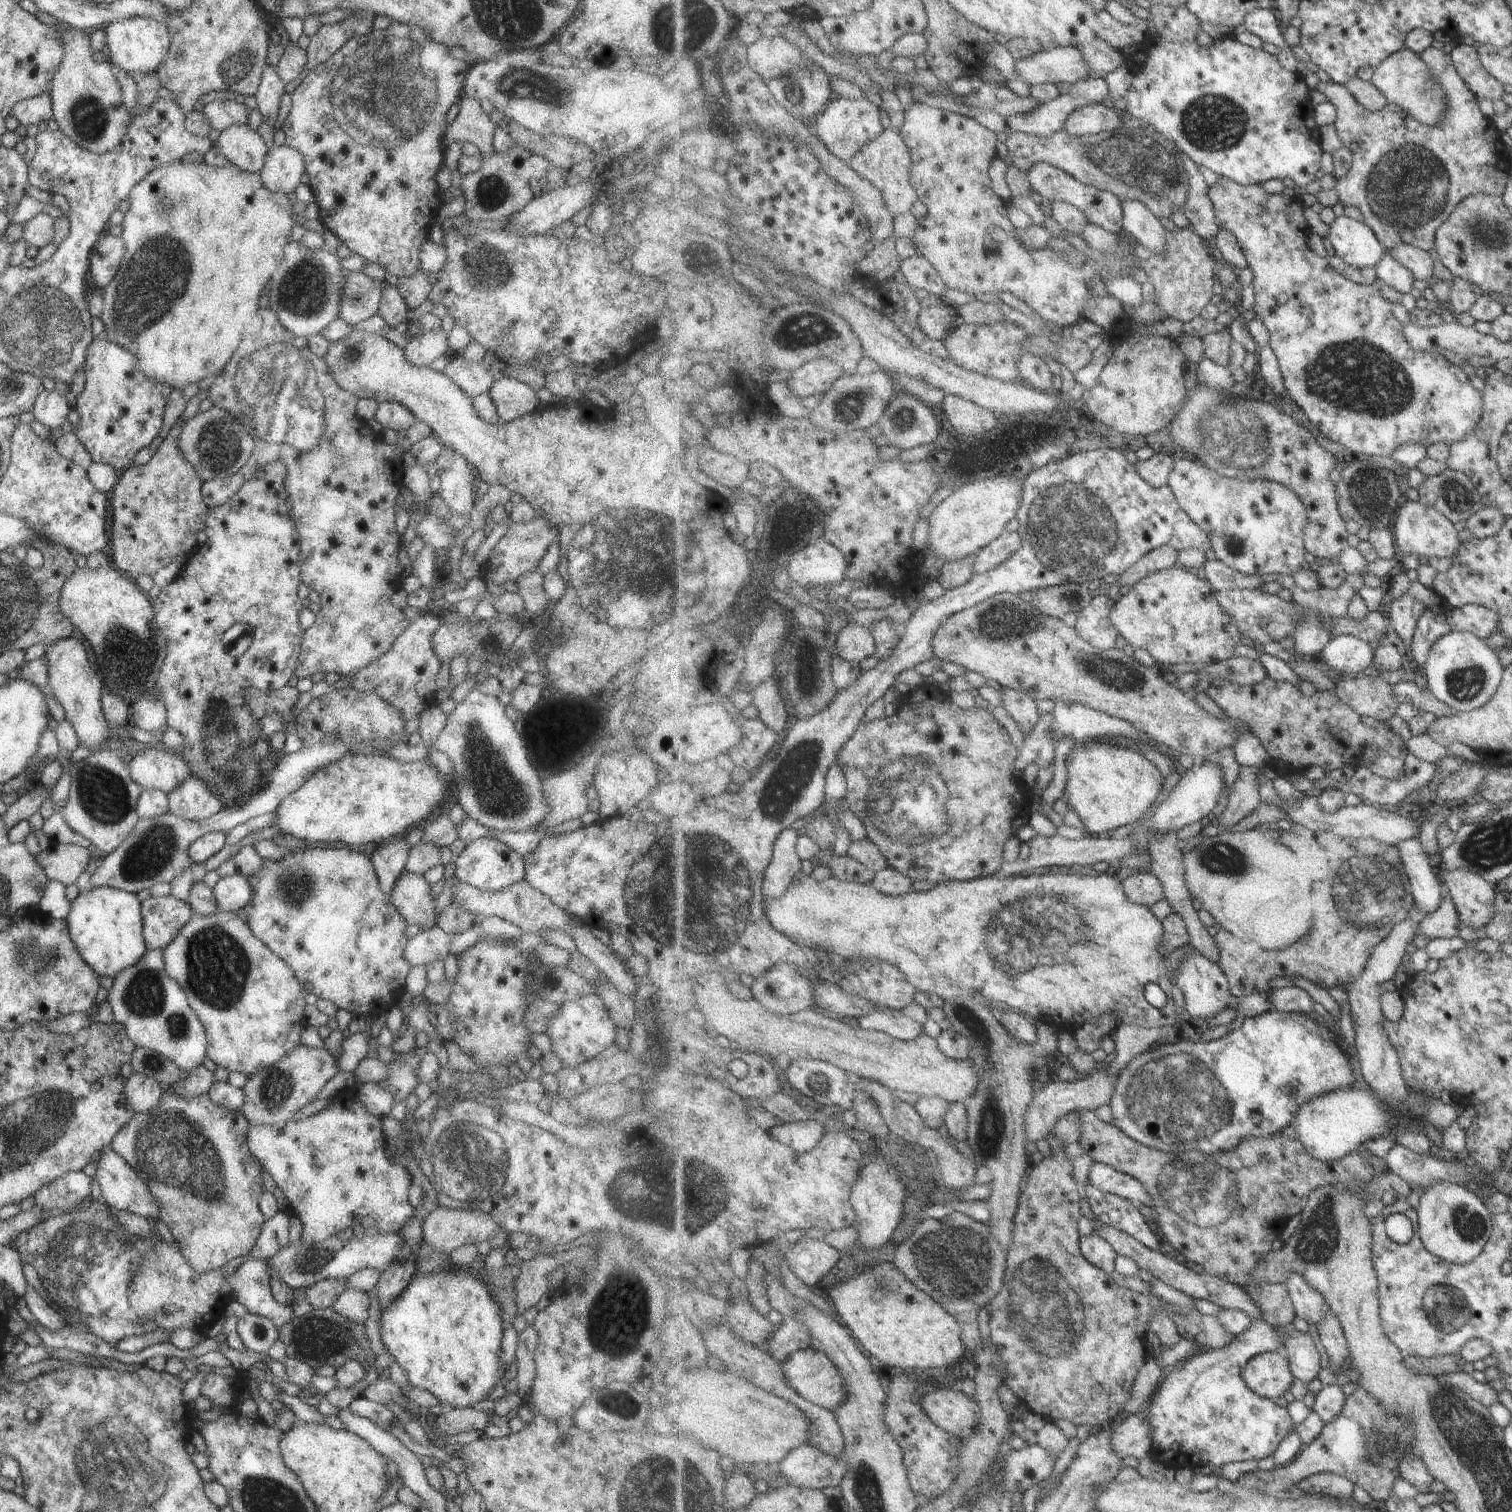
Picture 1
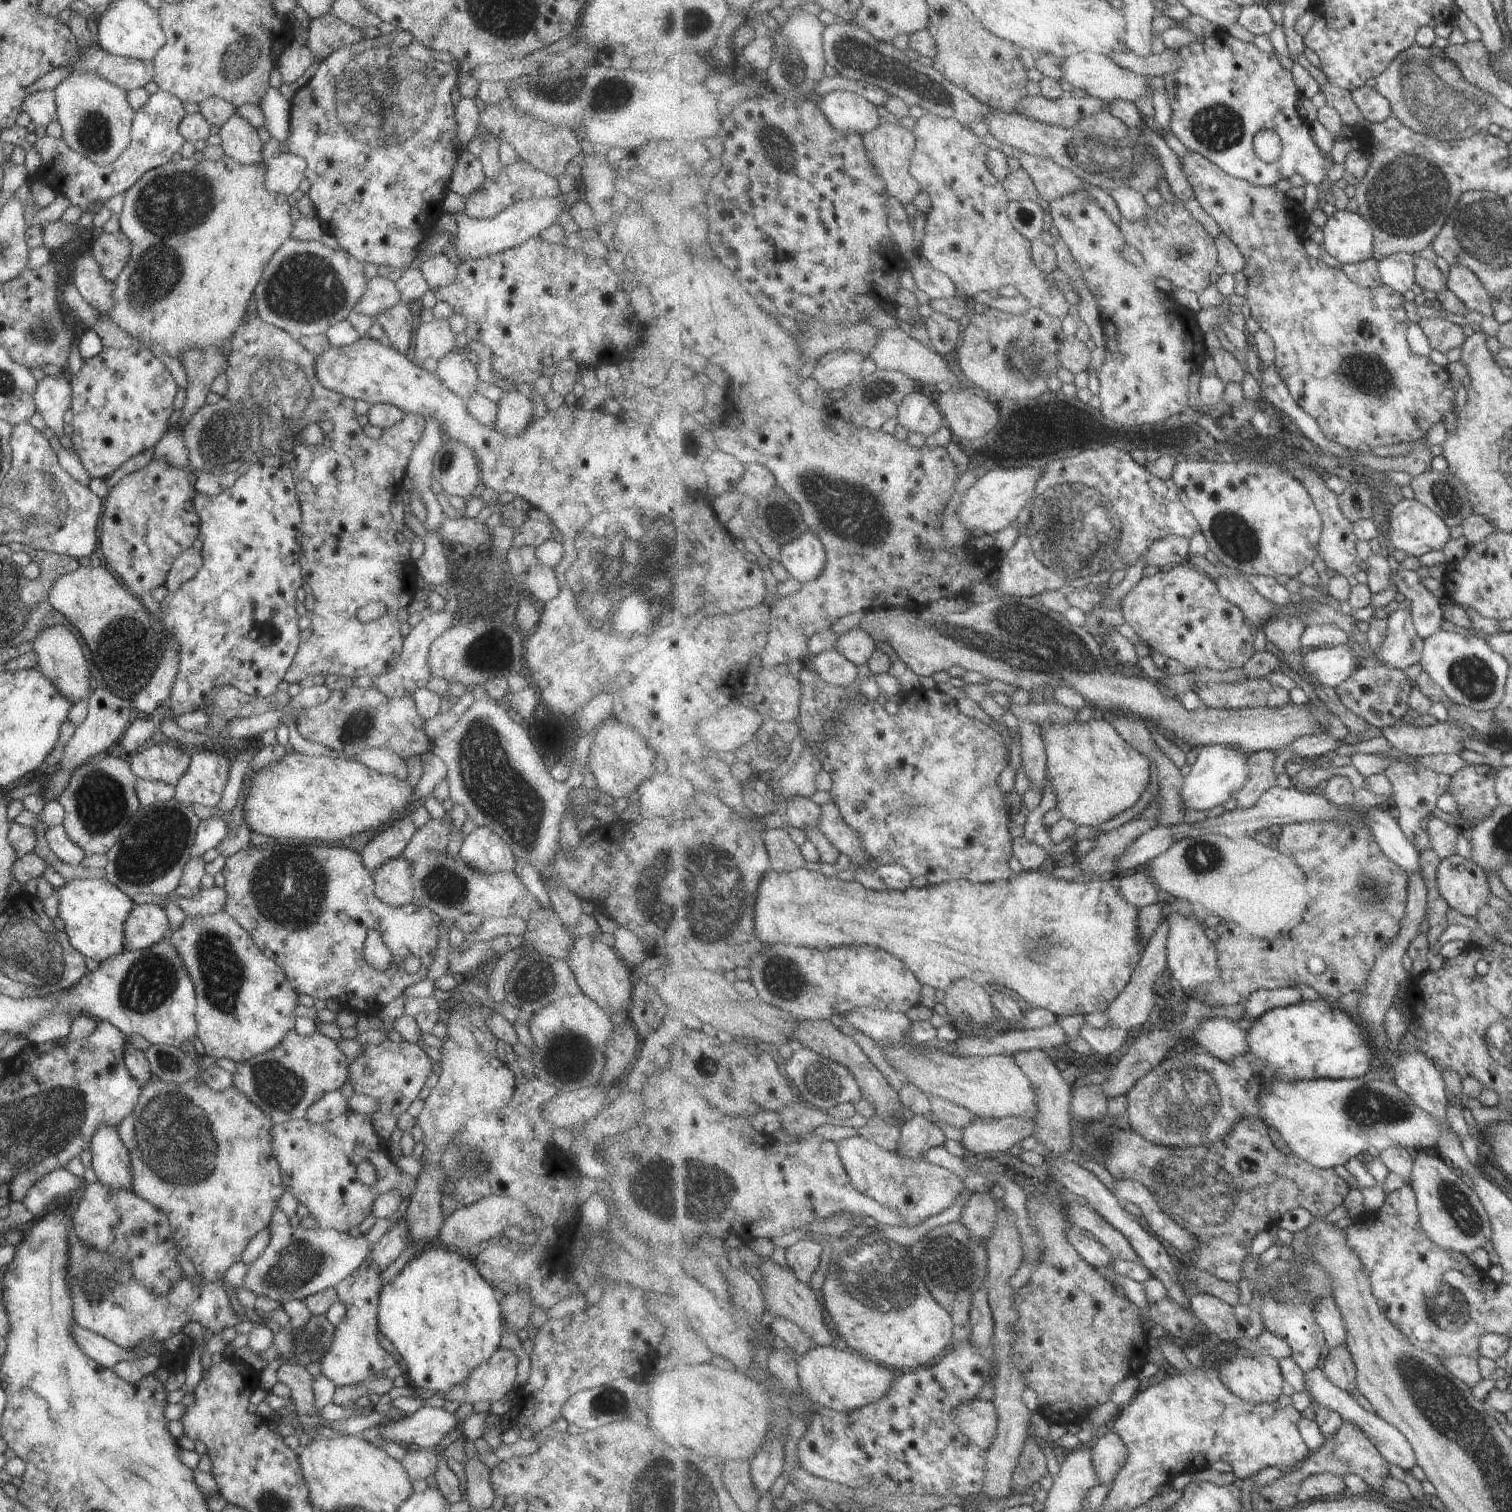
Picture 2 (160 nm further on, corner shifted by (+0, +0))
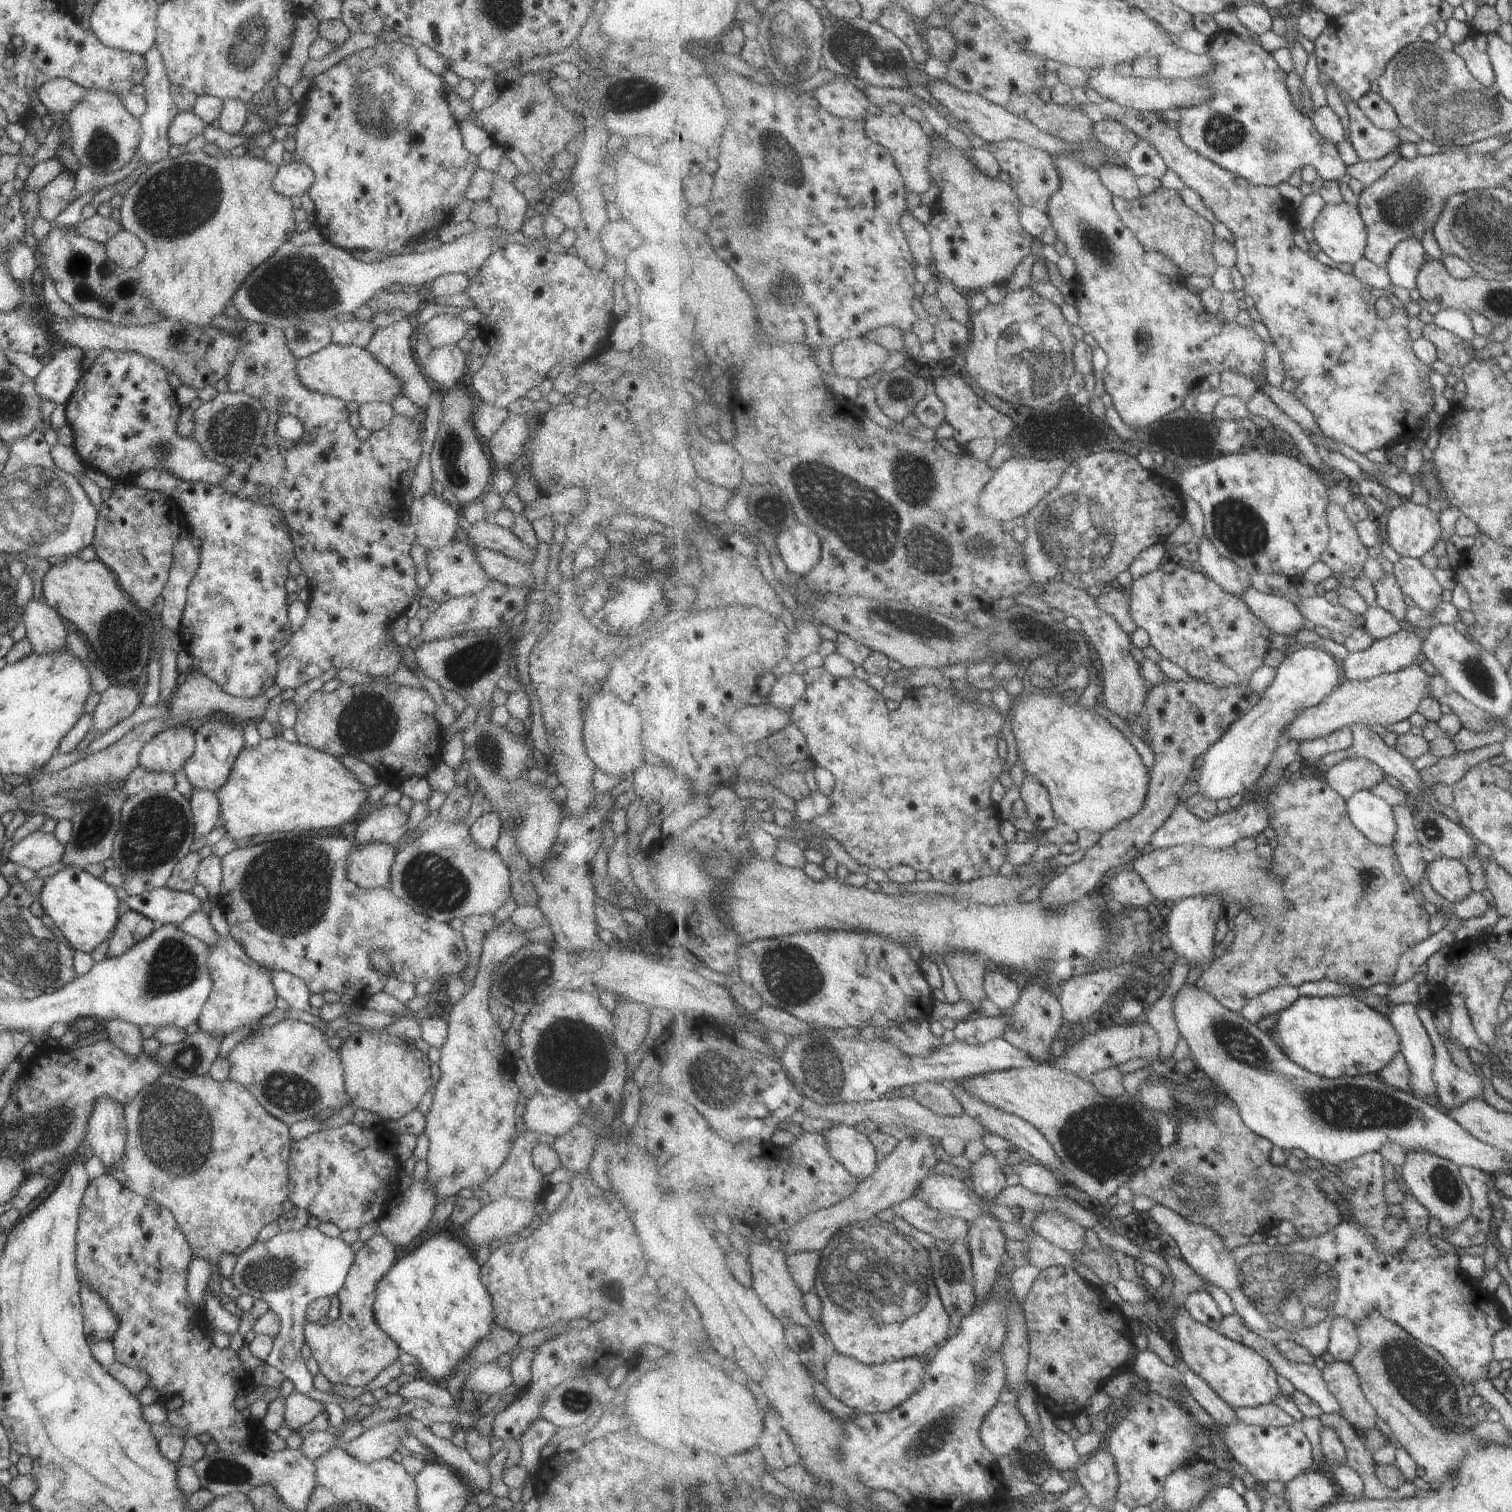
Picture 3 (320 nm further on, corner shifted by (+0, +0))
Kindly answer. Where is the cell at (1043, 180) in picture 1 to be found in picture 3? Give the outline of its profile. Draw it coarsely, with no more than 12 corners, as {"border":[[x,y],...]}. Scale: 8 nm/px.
{"border":[[1017,139],[986,149],[1023,205],[1049,213],[1062,190],[1054,156]]}

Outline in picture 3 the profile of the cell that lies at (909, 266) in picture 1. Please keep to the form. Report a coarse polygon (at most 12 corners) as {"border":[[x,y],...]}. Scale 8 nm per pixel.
{"border":[[939,276],[936,295],[952,319],[972,329],[970,300]]}

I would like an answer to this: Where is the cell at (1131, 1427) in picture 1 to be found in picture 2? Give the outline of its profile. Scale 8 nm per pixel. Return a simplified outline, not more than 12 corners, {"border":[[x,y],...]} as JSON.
{"border":[[1106,1434],[1094,1450],[1102,1485],[1116,1483],[1130,1460],[1126,1440]]}

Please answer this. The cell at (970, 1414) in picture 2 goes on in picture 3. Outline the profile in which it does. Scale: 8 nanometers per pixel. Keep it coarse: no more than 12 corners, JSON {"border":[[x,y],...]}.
{"border":[[999,1403],[984,1420],[982,1442],[997,1456],[1032,1436],[1016,1404]]}

